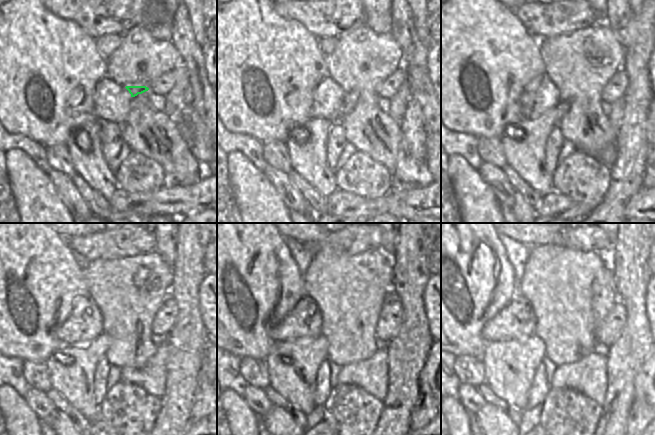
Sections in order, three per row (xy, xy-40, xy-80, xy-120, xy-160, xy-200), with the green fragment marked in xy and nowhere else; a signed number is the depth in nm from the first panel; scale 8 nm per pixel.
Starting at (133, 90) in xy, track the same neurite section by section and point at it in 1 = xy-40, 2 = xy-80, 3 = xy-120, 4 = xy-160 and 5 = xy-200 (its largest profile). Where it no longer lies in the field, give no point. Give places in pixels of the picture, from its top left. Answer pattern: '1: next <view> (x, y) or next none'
1: next xy-40 (350, 99)
2: next xy-80 (527, 156)
3: next xy-120 (74, 381)
4: next xy-160 (292, 365)
5: next xy-200 (510, 365)

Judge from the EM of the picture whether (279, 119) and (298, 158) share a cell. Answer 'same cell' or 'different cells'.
different cells

